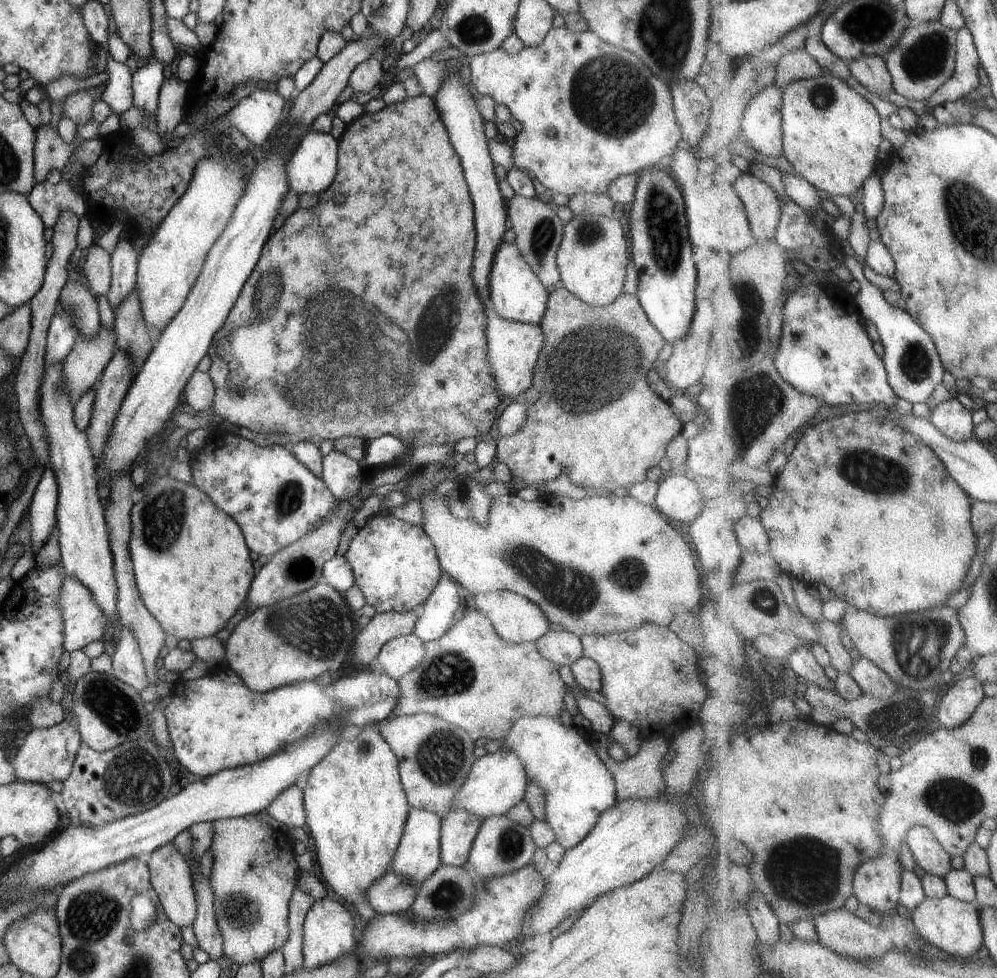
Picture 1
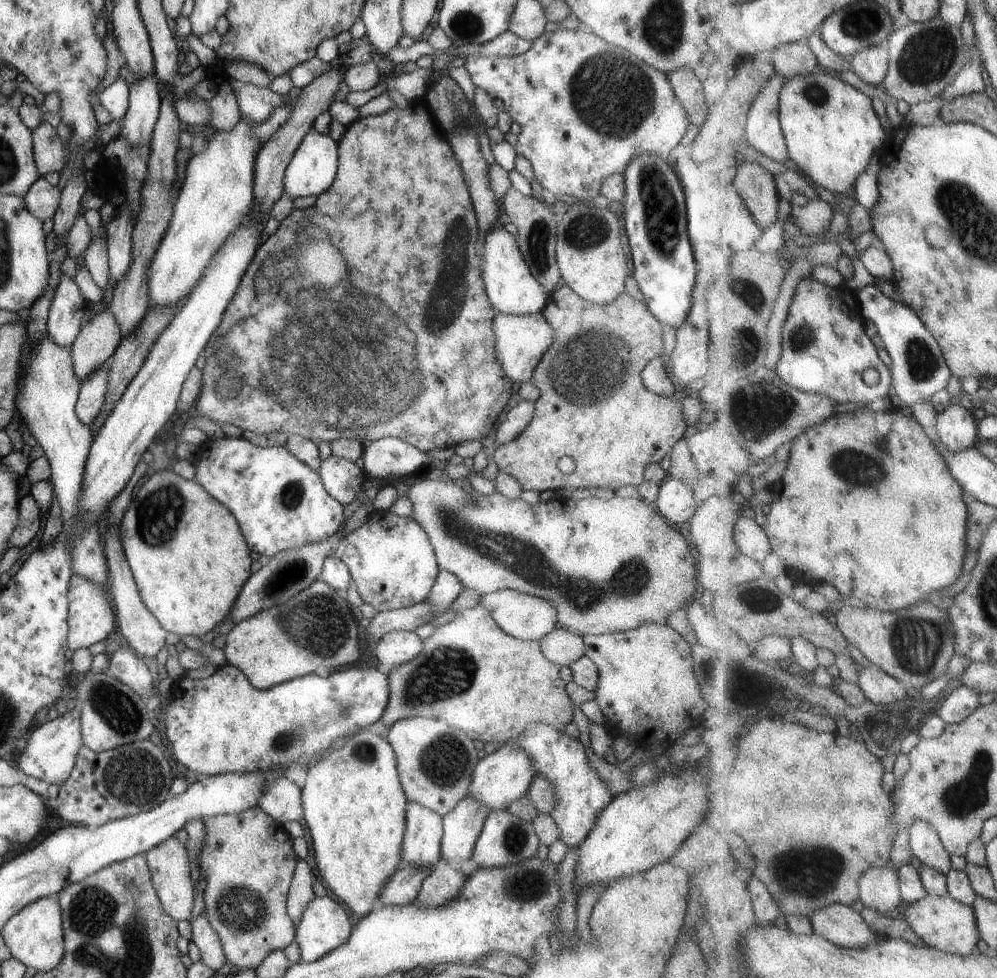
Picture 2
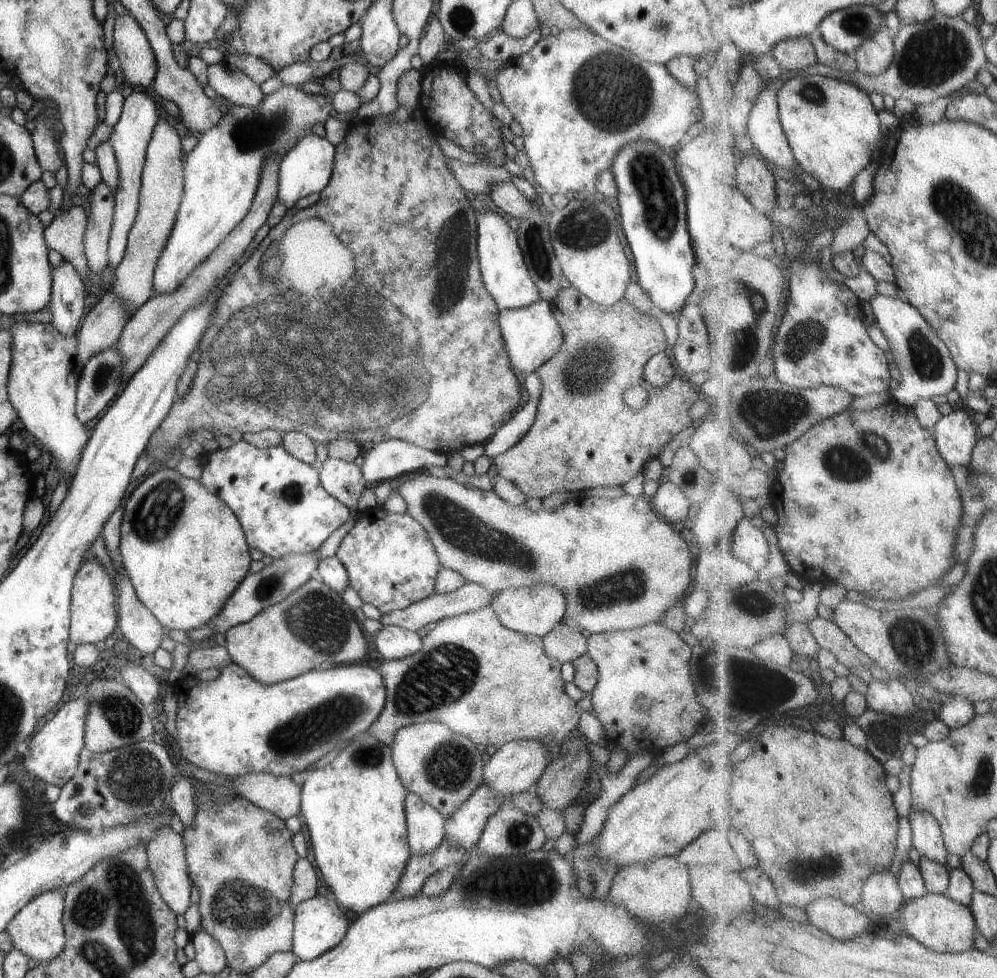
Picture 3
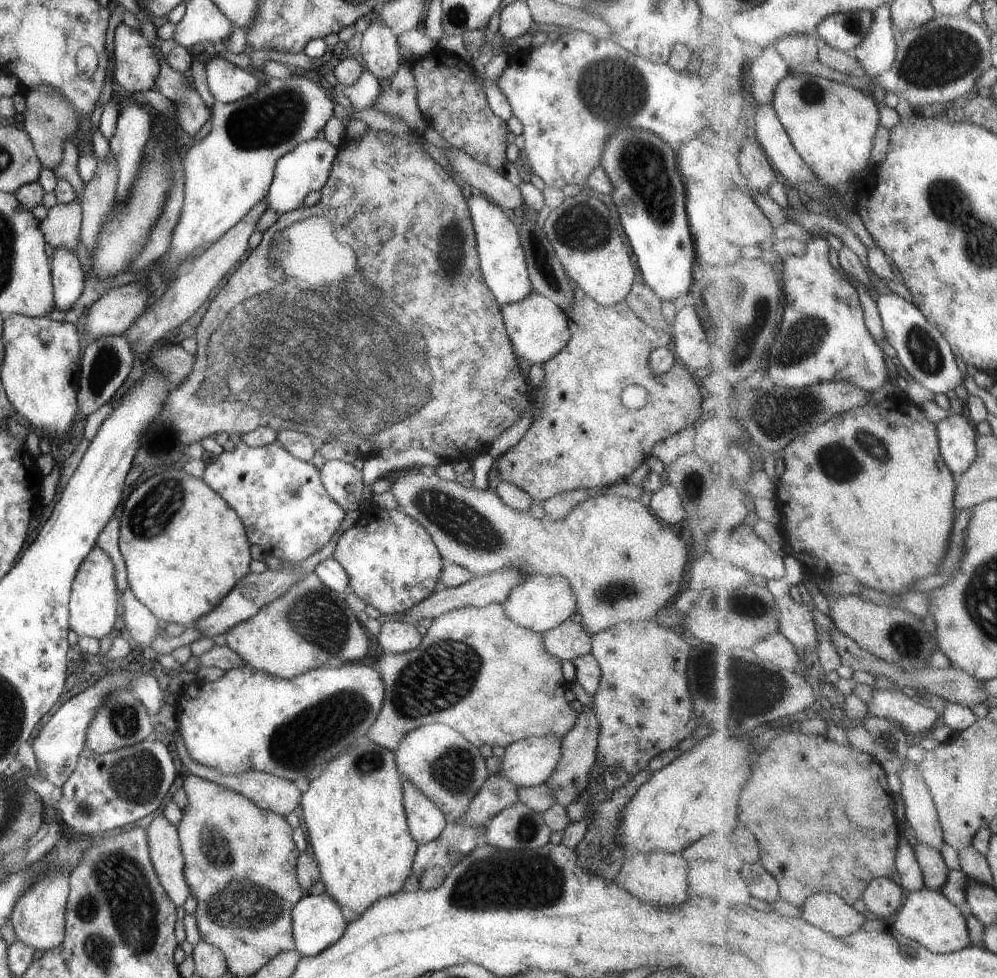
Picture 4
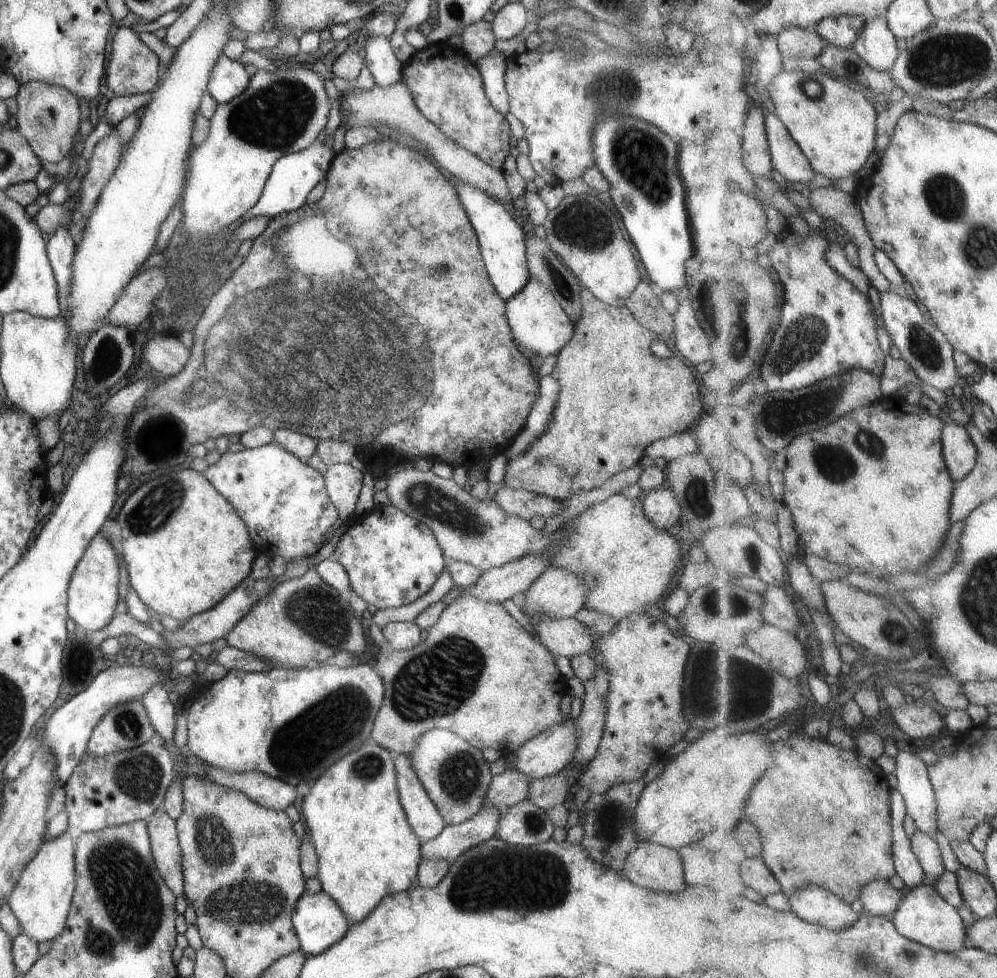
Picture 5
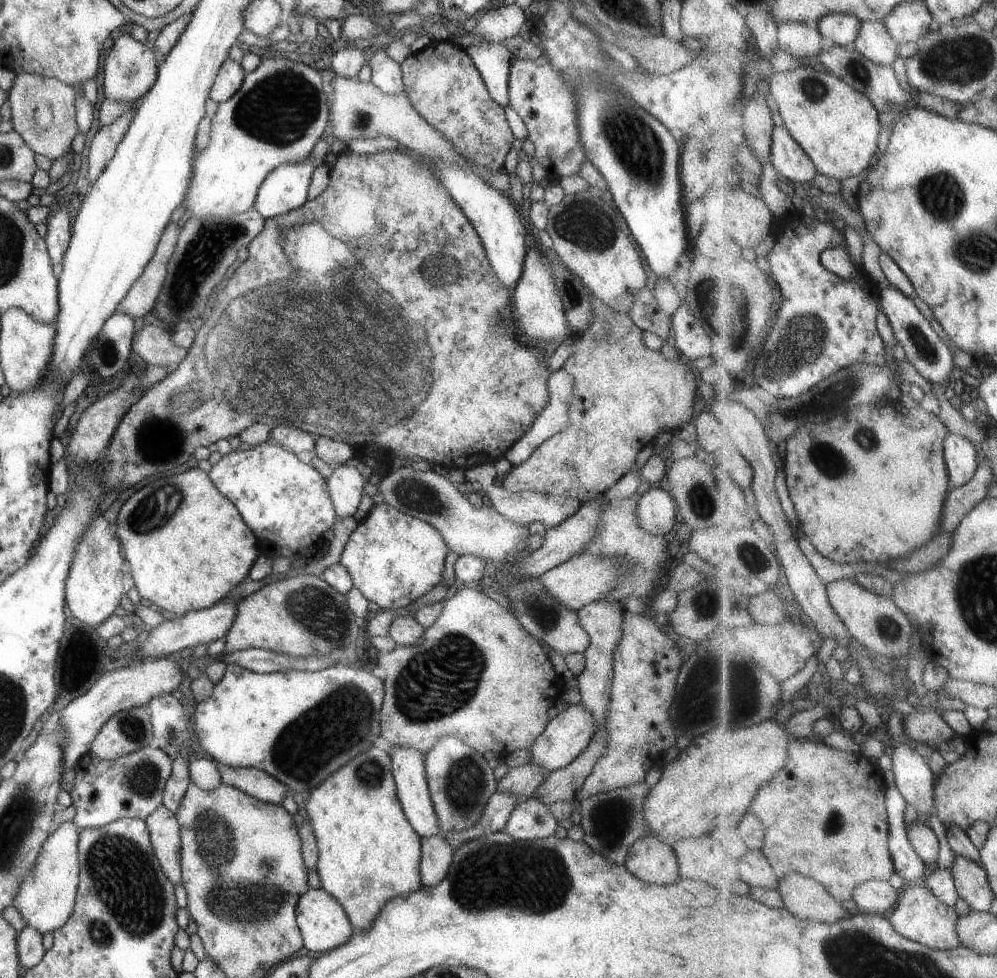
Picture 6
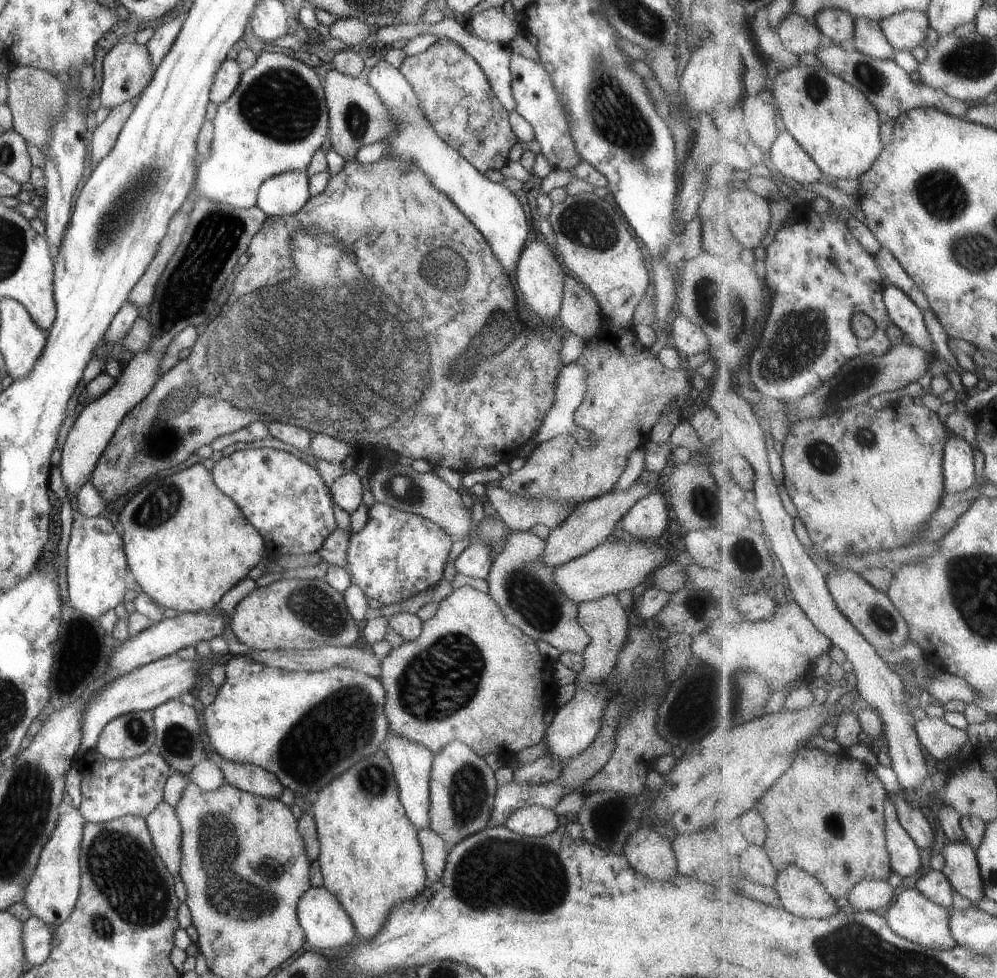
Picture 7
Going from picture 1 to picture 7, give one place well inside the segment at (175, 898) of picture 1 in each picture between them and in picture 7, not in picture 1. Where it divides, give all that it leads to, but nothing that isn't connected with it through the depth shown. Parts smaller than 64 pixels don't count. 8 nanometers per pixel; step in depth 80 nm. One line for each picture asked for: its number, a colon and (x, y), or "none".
2: (167, 863)
3: (165, 852)
4: (164, 850)
5: (161, 829)
6: (161, 824)
7: (162, 823)

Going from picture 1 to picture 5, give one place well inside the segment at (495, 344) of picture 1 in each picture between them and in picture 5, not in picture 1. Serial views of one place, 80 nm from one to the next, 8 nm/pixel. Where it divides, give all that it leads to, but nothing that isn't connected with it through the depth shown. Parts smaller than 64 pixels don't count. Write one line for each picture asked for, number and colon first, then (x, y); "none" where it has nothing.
2: (519, 341)
3: (530, 335)
4: (537, 329)
5: (537, 322)

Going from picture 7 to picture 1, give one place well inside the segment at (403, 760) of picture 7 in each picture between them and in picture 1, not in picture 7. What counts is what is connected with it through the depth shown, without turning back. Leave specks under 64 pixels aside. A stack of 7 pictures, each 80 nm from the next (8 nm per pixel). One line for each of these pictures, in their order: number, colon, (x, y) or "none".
1: (417, 854)
2: (421, 841)
3: (425, 826)
4: (424, 820)
5: (421, 814)
6: (407, 764)

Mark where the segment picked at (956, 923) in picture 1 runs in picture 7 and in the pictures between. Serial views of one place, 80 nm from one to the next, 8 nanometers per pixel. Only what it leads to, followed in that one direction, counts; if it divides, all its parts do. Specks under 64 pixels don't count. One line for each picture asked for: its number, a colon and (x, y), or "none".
2: (944, 923)
3: (935, 920)
4: (929, 917)
5: (925, 916)
6: (920, 916)
7: (912, 915)

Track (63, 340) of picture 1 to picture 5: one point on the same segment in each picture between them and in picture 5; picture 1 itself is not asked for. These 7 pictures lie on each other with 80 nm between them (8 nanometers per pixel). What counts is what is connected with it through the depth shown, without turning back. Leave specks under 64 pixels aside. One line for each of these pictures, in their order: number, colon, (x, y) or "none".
2: (67, 307)
3: (67, 293)
4: (67, 276)
5: (59, 247)

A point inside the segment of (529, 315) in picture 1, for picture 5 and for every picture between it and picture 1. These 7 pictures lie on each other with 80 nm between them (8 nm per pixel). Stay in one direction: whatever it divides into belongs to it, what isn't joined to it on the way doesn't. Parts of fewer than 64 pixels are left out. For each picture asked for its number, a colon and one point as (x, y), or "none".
2: (510, 288)
3: (505, 276)
4: (501, 260)
5: (501, 241)

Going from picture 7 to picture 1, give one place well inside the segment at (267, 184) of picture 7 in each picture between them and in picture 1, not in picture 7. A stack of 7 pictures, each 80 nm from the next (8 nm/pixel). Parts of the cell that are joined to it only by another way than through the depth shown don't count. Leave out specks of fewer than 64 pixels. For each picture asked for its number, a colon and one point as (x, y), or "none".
1: (311, 169)
2: (311, 170)
3: (305, 168)
4: (303, 169)
5: (292, 176)
6: (285, 187)

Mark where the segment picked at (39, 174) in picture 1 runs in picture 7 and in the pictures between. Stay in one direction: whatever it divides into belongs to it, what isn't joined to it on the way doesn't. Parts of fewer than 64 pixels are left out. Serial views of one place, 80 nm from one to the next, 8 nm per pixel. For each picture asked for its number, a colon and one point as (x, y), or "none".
2: (49, 152)
3: (45, 141)
4: (49, 119)
5: (47, 115)
6: (42, 112)
7: (35, 97)

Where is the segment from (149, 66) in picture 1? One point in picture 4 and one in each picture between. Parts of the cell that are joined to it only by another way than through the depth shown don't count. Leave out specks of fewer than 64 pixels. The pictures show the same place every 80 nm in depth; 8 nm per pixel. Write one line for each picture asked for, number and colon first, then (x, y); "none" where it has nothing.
2: (136, 126)
3: (130, 134)
4: (133, 123)

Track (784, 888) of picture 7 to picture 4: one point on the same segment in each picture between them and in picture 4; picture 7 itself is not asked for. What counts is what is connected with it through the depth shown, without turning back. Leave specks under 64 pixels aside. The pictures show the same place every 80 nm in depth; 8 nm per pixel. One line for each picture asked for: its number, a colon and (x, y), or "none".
4: (826, 910)
5: (815, 904)
6: (805, 897)

